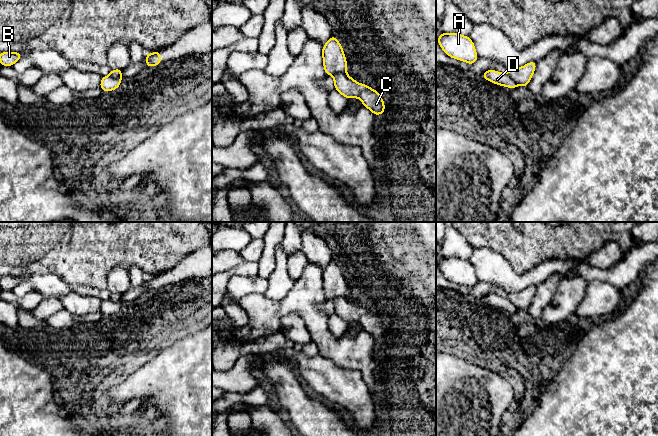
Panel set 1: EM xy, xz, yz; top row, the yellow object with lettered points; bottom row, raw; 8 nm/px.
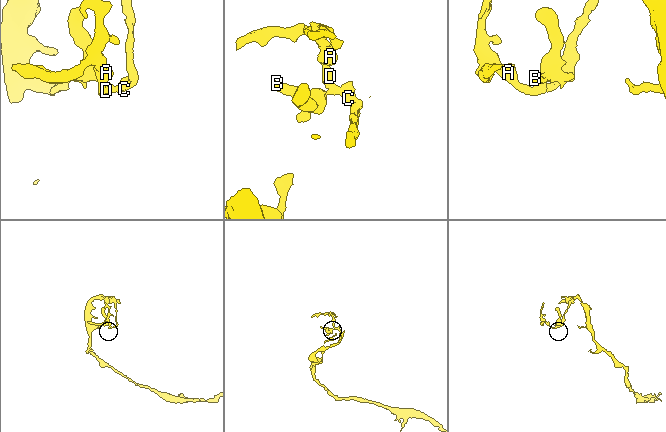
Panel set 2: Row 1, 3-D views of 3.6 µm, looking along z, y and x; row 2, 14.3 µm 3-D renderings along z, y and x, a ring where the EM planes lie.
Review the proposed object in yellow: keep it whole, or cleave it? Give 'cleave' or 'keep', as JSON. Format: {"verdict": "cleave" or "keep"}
{"verdict": "cleave"}

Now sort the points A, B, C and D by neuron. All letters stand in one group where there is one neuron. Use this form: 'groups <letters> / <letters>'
groups A D / B C

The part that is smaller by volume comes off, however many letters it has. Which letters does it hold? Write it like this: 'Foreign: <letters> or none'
Foreign: A, D

